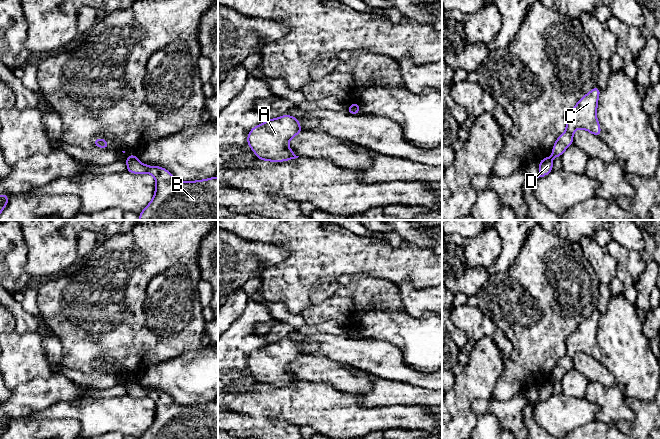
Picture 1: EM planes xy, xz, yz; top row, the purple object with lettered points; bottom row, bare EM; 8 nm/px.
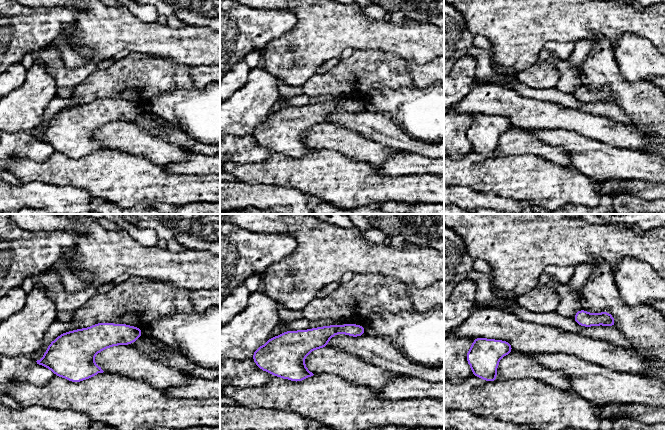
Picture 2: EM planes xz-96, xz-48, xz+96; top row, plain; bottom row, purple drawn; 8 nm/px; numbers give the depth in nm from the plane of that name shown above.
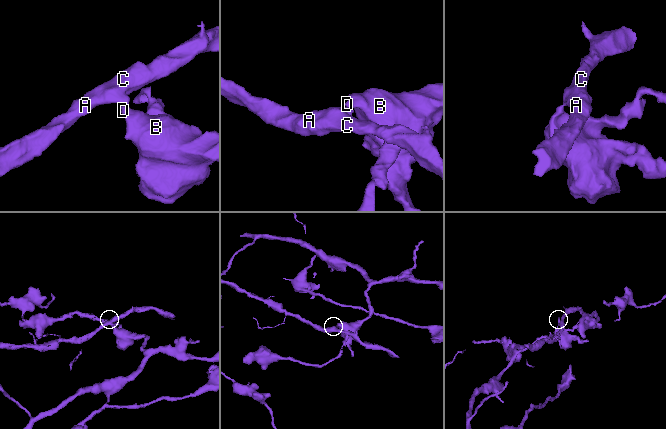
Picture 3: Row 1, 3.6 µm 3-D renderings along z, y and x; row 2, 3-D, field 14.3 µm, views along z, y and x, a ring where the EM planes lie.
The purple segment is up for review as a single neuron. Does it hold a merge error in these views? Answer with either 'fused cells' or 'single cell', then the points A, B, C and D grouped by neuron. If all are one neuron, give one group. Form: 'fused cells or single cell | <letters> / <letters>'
fused cells | A C / B D

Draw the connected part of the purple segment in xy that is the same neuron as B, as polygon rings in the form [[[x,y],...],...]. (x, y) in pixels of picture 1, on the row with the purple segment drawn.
[[[127,156],[127,172],[148,173],[156,181],[151,202],[138,215],[140,220],[218,220],[218,177],[183,182],[176,179],[167,169],[141,163],[137,156]]]

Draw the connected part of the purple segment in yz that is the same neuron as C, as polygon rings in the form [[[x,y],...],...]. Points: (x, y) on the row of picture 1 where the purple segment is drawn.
[[[595,86],[585,94],[566,116],[566,130],[555,141],[552,157],[561,157],[563,152],[573,144],[573,135],[576,129],[585,129],[600,137],[601,128],[596,116],[598,98],[601,90]]]

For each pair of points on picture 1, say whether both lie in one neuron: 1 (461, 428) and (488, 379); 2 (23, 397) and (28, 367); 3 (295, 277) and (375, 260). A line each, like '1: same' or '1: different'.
1: same
2: different
3: same

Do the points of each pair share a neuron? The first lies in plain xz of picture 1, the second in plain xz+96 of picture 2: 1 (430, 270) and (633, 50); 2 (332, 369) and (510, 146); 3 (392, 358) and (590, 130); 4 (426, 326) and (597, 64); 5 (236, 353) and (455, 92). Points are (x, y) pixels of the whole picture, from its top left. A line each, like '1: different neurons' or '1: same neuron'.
1: different neurons
2: same neuron
3: same neuron
4: same neuron
5: different neurons

